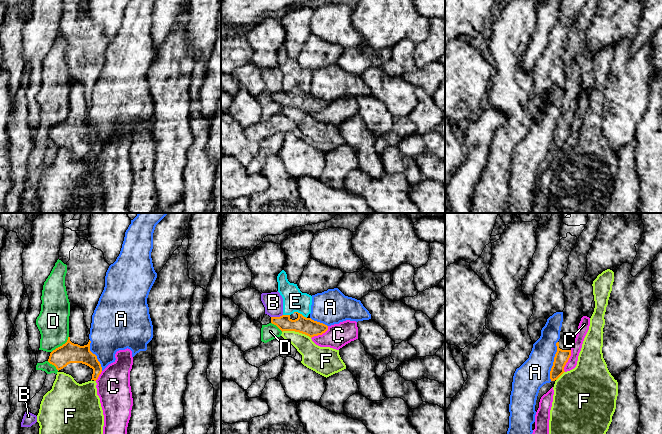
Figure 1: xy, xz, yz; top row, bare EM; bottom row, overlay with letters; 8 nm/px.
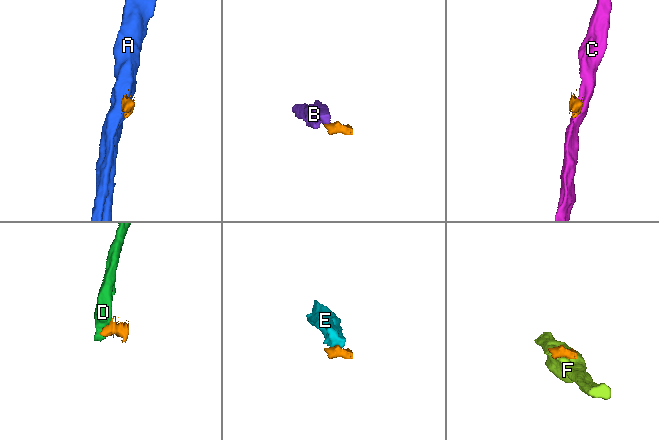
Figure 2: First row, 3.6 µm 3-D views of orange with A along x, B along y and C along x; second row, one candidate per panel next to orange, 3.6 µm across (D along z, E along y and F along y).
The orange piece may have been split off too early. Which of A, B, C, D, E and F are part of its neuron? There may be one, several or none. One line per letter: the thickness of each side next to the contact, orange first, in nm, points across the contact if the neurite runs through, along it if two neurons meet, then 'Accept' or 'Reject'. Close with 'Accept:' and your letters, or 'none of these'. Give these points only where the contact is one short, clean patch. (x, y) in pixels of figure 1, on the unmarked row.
A: Thickness 110 nm (orange) against 240 nm. Boundary: yz (557, 117), (556, 129), (550, 147), (550, 156). Reject
B: Thickness 130 nm (orange) against 160 nm. Boundary: xz (282, 90), (271, 93). Reject
C: Thickness 110 nm (orange) against 80 nm. Boundary: yz (571, 126), (571, 131), (564, 143), (564, 147). Reject
D: Thickness 160 nm (orange) against 260 nm. Boundary: xy (68, 112), (64, 119), (51, 128). Reject
E: Thickness 140 nm (orange) against 180 nm. Boundary: xz (293, 88), (299, 88), (306, 94). Reject
F: Thickness 140 nm (orange) against 200 nm. Boundary: xz (282, 107), (298, 107), (311, 113). Reject
Accept: none of these

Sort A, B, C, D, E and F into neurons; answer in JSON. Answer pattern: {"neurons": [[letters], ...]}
{"neurons": [["A"], ["B", "D"], ["C"], ["E"], ["F"]]}

